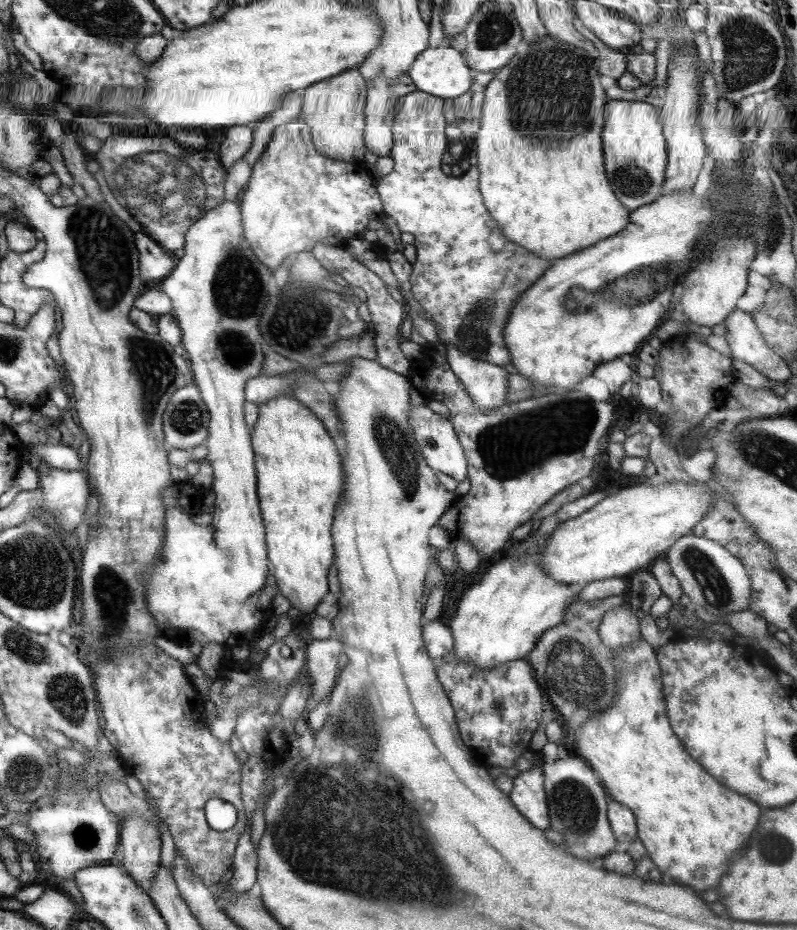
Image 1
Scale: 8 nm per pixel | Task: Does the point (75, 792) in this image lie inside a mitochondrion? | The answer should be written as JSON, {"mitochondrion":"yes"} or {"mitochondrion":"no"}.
{"mitochondrion":"yes"}

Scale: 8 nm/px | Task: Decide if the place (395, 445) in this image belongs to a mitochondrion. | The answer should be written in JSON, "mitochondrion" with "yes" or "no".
{"mitochondrion":"yes"}

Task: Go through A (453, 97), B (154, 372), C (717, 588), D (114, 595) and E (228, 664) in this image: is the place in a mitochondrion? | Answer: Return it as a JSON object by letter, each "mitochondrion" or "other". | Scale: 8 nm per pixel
{"A":"other","B":"mitochondrion","C":"mitochondrion","D":"mitochondrion","E":"other"}

